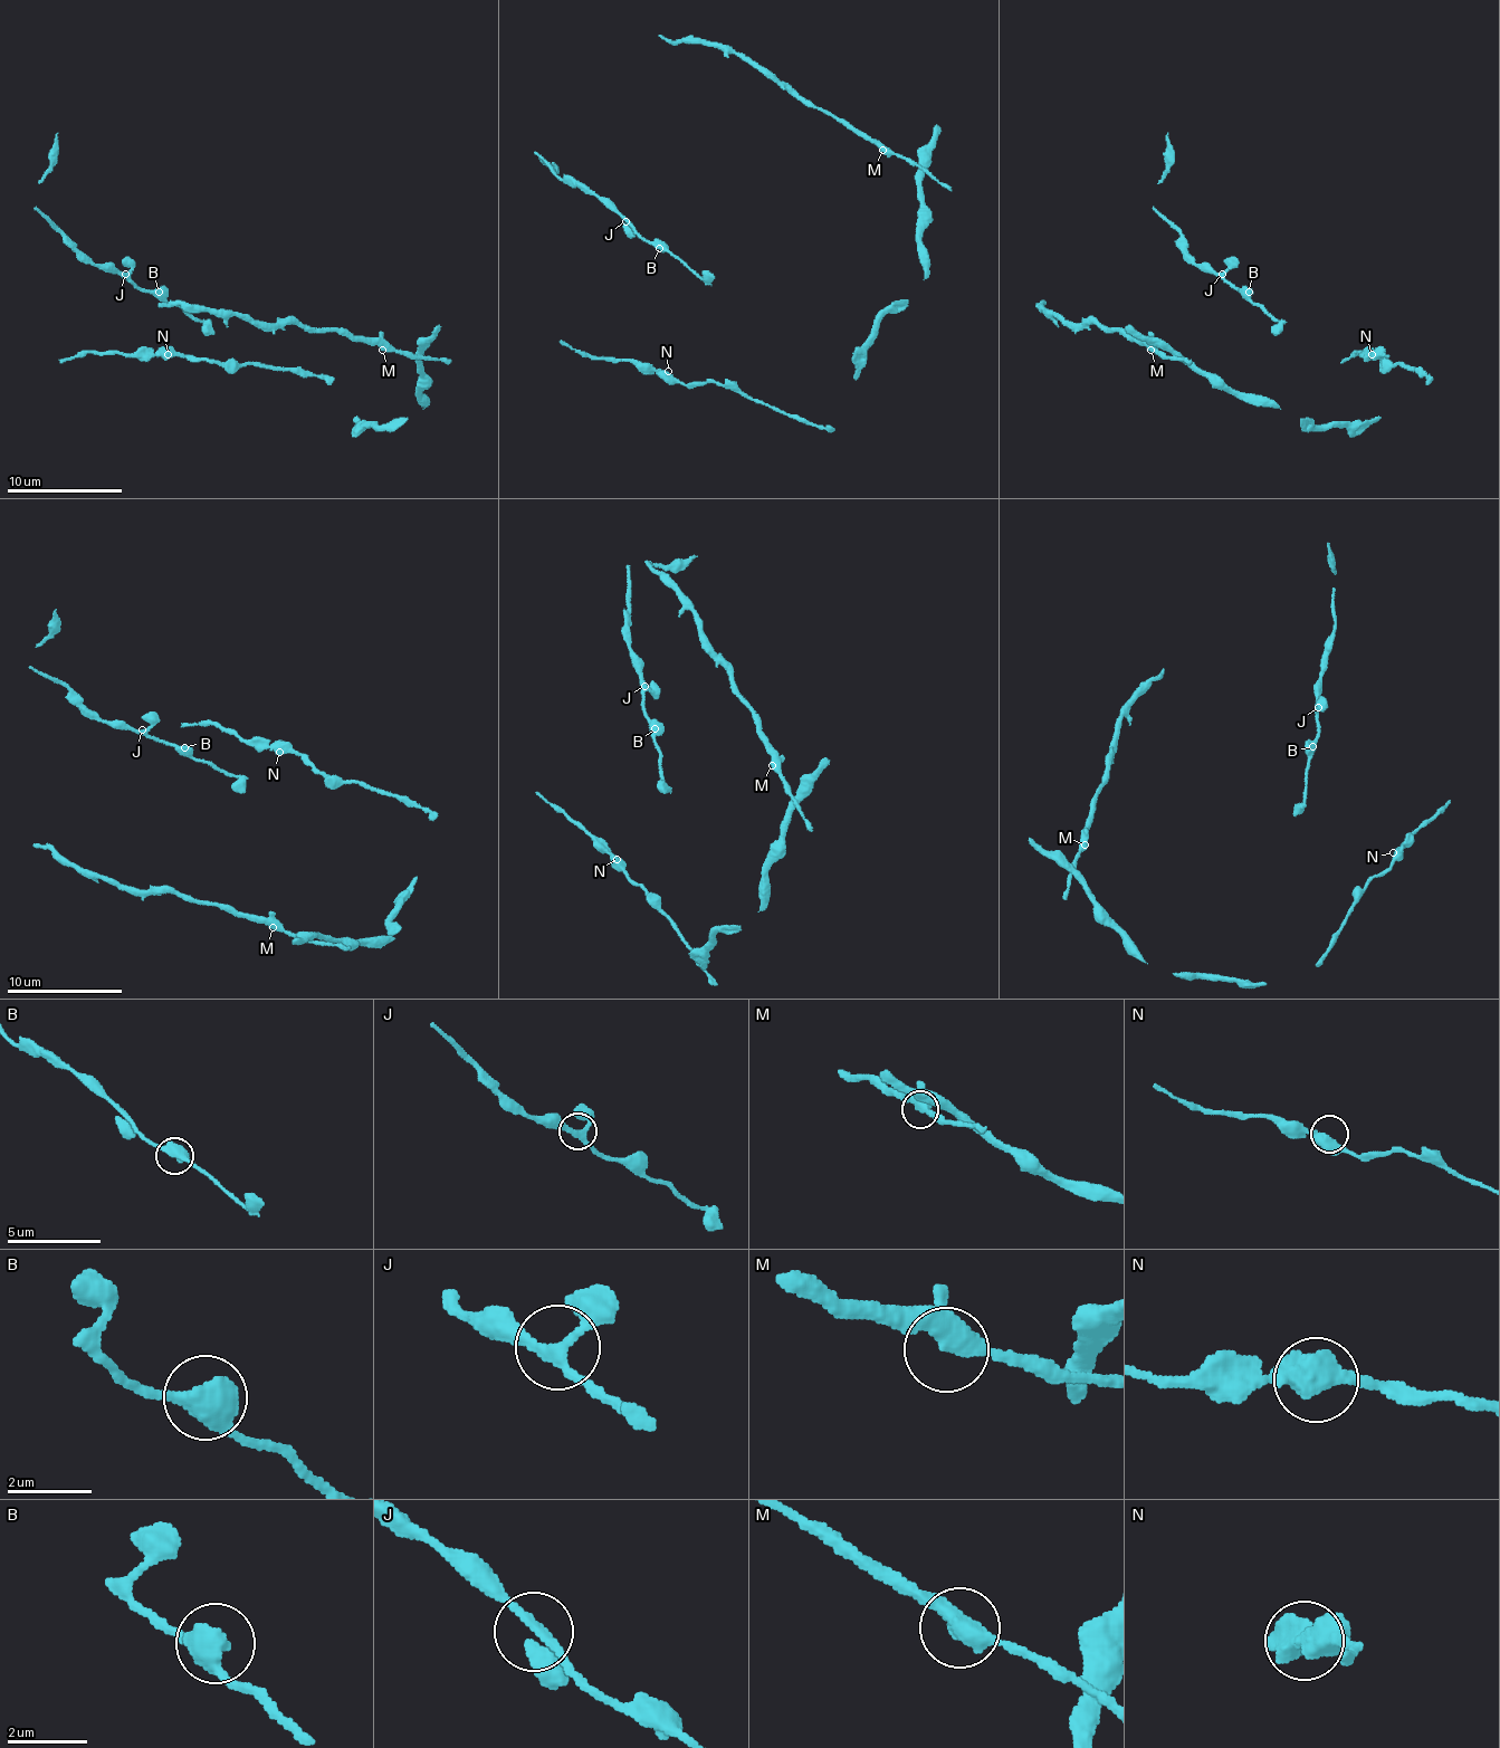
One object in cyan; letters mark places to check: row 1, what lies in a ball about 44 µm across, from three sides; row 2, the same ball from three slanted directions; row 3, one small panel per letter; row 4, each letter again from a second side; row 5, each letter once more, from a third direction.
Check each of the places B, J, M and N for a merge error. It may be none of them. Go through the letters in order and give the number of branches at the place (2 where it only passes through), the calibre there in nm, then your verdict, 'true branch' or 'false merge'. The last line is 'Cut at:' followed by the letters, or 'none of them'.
B: 2 | 550 nm | true branch
J: 3 | 220 nm | true branch
M: 3 | 400 nm | true branch
N: 2 | 550 nm | true branch
Cut at: none of them

